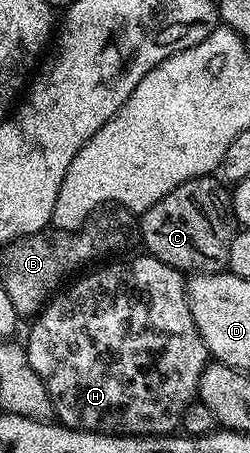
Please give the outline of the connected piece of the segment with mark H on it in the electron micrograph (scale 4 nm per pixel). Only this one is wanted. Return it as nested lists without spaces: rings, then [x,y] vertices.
[[[139,254],[133,259],[126,260],[125,263],[108,263],[105,267],[90,272],[89,275],[81,274],[79,276],[81,279],[77,283],[69,282],[63,290],[53,294],[44,304],[40,314],[31,320],[32,332],[28,335],[28,343],[26,342],[28,360],[34,373],[38,373],[38,377],[42,379],[50,393],[55,418],[63,426],[75,431],[93,431],[99,435],[171,435],[181,426],[184,412],[197,398],[200,390],[200,378],[210,362],[210,356],[198,333],[198,325],[194,325],[185,276],[176,268],[158,261],[153,255]]]

